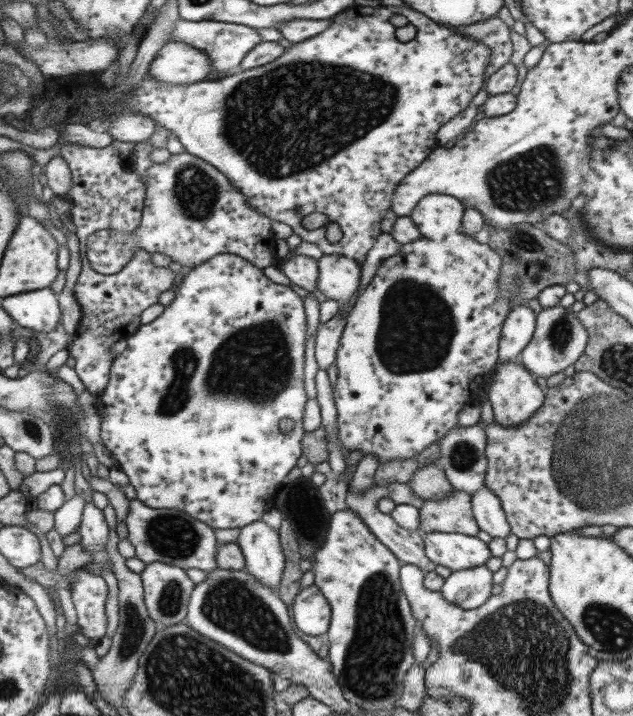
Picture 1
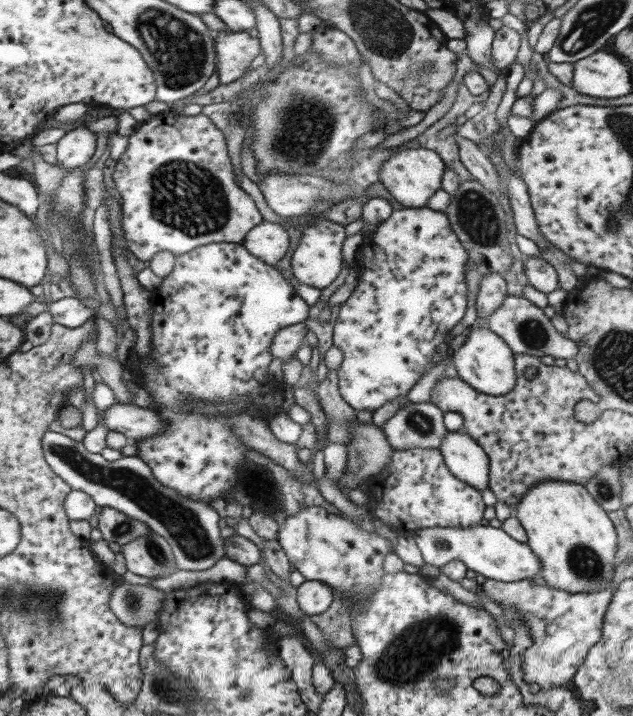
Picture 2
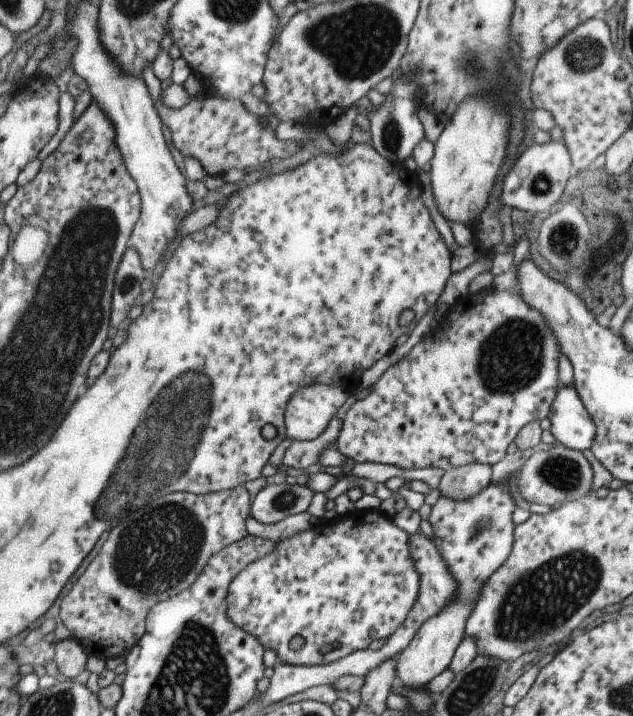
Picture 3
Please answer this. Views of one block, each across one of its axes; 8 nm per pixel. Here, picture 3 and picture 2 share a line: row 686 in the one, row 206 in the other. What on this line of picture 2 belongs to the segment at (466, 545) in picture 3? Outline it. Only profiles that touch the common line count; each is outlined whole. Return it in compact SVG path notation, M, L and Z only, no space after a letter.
M421 147L399 150L380 165L377 185L383 193L392 196L405 208L425 207L429 196L440 188L444 168L441 158L434 151Z

